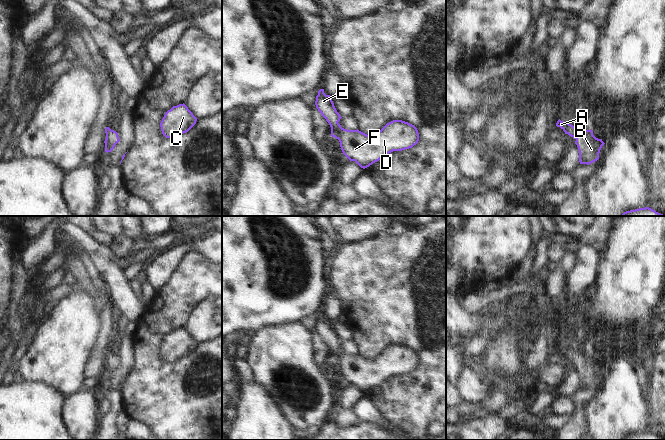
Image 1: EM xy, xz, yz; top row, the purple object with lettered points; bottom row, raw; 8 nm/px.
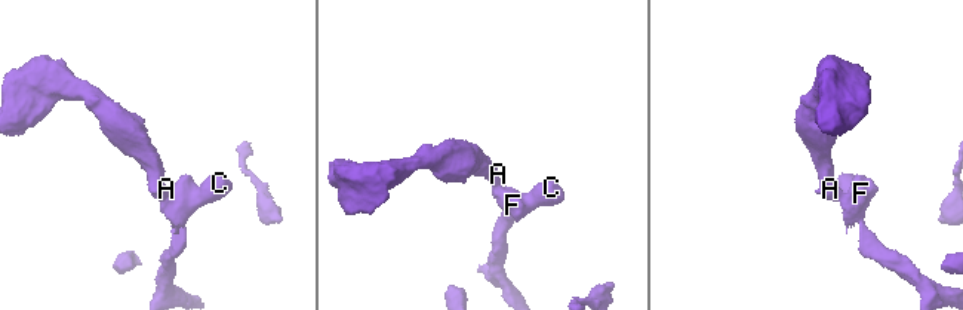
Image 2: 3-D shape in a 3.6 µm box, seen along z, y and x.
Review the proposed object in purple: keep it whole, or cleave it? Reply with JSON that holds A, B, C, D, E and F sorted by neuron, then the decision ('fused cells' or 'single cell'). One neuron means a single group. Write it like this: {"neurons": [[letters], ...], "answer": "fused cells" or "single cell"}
{"neurons": [["A", "B", "C", "D", "E", "F"]], "answer": "single cell"}

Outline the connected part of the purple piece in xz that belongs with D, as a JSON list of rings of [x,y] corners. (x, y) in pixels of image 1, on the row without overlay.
[[[318,315],[316,332],[331,351],[331,360],[340,366],[343,378],[365,393],[393,375],[412,372],[419,365],[417,352],[402,344],[387,347],[378,357],[367,359],[357,354],[347,354],[338,347],[342,342],[337,336],[332,321]]]

